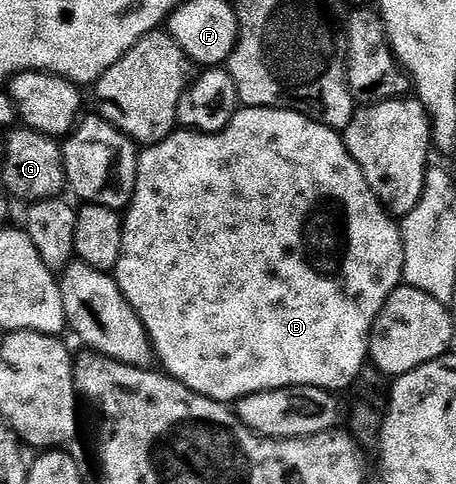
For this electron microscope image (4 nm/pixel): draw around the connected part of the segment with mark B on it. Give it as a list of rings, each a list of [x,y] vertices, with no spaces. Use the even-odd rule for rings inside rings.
[[[246,106],[238,109],[232,120],[229,121],[229,125],[217,134],[198,134],[195,130],[181,128],[170,134],[168,138],[164,138],[162,142],[156,142],[154,146],[144,147],[139,154],[139,172],[137,173],[137,183],[135,184],[135,196],[124,211],[123,221],[125,224],[123,228],[123,248],[117,261],[115,277],[123,296],[131,304],[131,308],[135,308],[135,312],[141,317],[141,322],[147,328],[159,366],[161,362],[160,369],[168,374],[170,378],[179,380],[184,386],[194,390],[196,394],[202,394],[216,402],[236,404],[242,398],[252,394],[278,390],[279,388],[291,388],[292,386],[321,386],[324,390],[332,390],[334,392],[348,391],[352,387],[353,381],[361,375],[361,371],[366,369],[367,359],[369,358],[369,338],[373,335],[373,325],[383,308],[383,304],[387,304],[391,292],[395,292],[403,282],[404,246],[401,239],[401,227],[395,221],[394,215],[390,214],[381,205],[381,202],[375,196],[375,192],[371,192],[371,184],[367,184],[367,176],[363,176],[359,164],[355,164],[351,152],[347,152],[344,137],[329,126],[319,124],[294,110]]]

